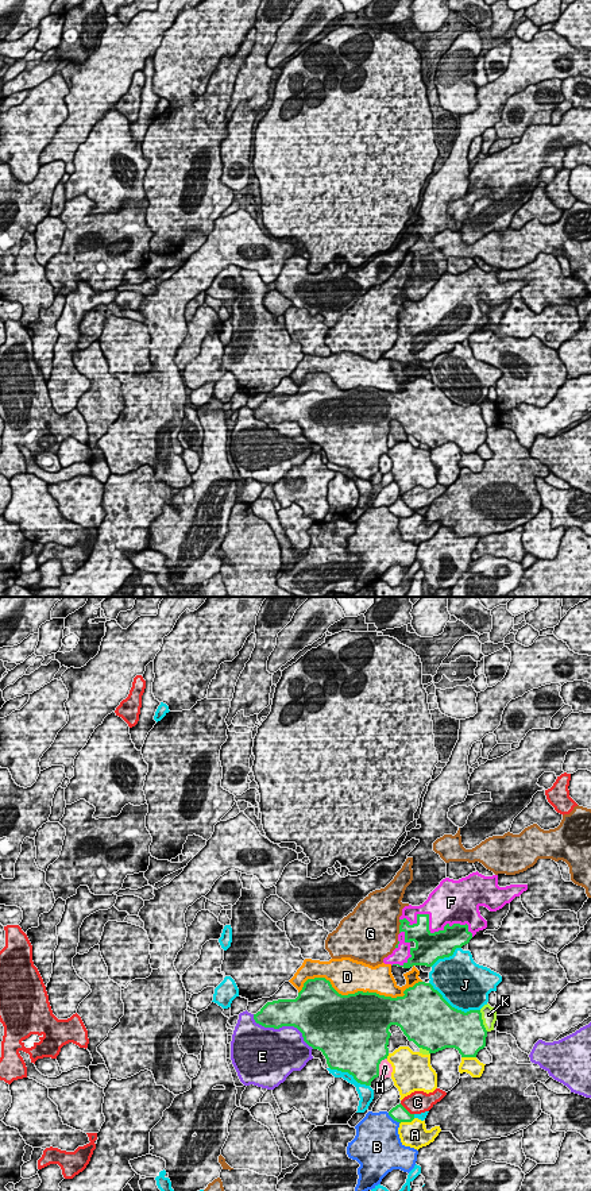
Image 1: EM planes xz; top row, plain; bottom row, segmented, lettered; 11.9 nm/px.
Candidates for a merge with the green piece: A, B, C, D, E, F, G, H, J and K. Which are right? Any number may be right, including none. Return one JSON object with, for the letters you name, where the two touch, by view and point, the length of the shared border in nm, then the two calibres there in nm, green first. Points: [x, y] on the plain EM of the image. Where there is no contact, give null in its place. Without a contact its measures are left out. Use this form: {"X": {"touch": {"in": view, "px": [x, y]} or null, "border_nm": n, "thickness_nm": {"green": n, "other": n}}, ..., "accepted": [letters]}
{"F": {"touch": {"in": "xz", "px": [429, 326]}, "border_nm": 900, "thickness_nm": {"green": 360, "other": 280}}, "accepted": ["F"]}

